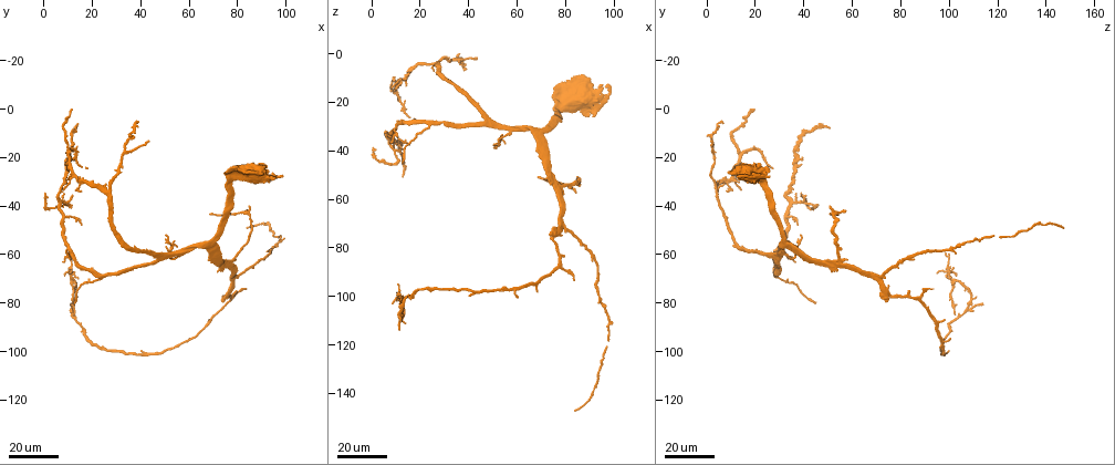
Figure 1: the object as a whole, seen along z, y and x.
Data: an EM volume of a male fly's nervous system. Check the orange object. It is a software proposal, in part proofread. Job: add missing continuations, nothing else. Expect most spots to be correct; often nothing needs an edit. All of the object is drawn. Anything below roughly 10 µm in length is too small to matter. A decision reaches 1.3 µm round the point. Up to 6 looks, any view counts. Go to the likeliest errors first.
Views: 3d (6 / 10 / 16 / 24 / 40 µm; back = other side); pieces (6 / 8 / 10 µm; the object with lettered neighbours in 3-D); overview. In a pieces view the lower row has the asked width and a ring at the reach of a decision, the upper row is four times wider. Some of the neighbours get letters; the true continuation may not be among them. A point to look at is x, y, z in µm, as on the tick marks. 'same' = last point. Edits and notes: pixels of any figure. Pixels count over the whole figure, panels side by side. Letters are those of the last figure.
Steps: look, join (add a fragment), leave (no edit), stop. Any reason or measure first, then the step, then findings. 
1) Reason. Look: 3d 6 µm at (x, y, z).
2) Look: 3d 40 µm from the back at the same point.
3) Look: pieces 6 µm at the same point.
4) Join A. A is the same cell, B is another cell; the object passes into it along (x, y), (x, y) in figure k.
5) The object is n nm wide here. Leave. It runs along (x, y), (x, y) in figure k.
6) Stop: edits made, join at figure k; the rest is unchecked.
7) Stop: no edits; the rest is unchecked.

End of a long branch. Look: 3d 24 µm at (13, 79, 44).

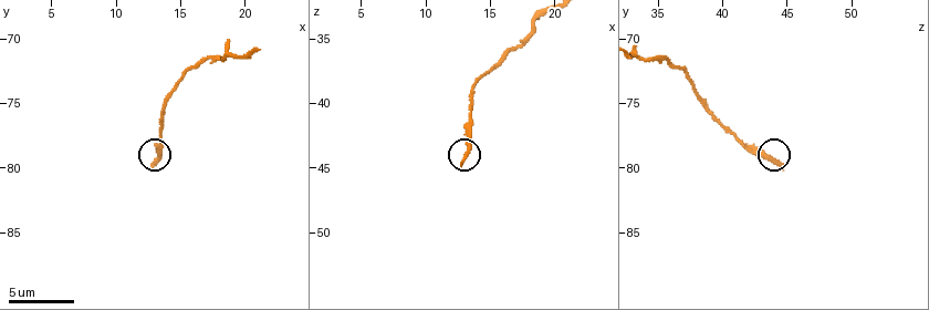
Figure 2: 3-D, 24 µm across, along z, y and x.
Look: pieces 10 µm at (13.0, 80.0, 44.6).

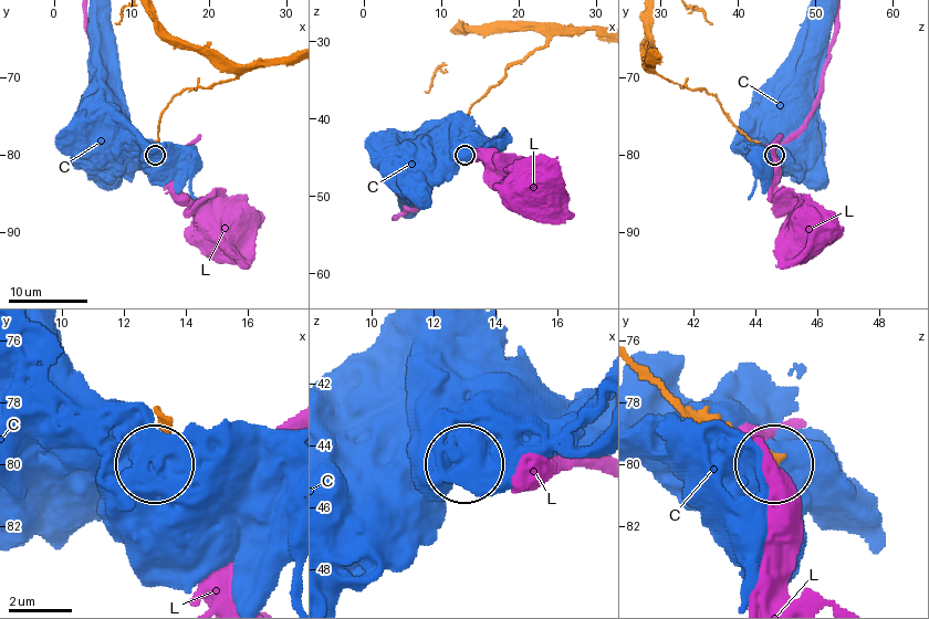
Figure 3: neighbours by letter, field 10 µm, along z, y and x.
Leave. C and L are other cells; no lettered fragment goes on from it.

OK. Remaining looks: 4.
Free end. Look: 3d 40 µm at (13, 8, 50).

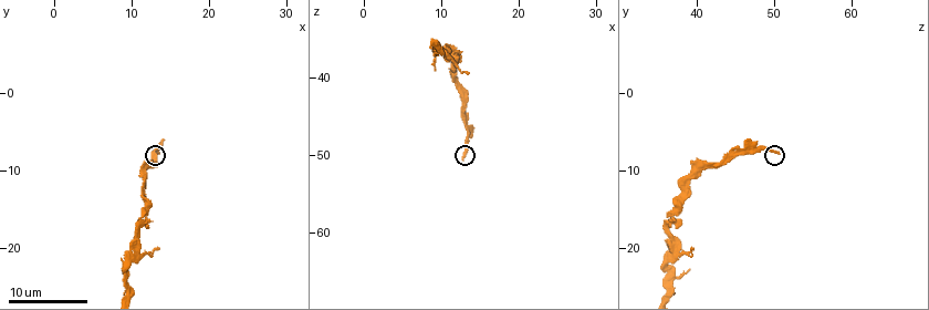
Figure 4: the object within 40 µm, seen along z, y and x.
Look: 3d 6 µm at (13.0, 8.0, 50.5).

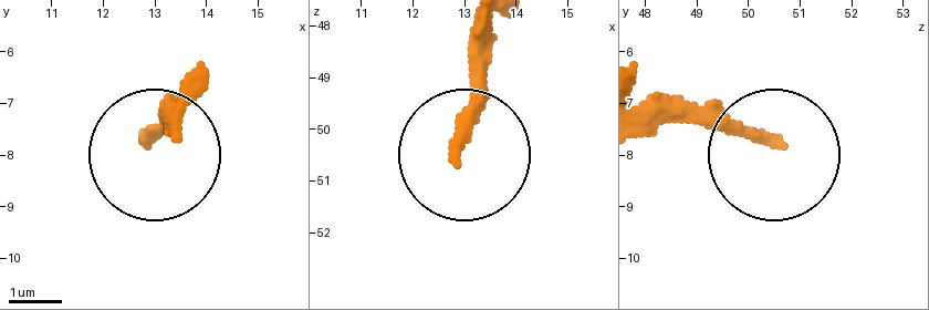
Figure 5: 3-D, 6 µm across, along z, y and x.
Look: pieces 6 µm at (12.80, 7.70, 50.55).

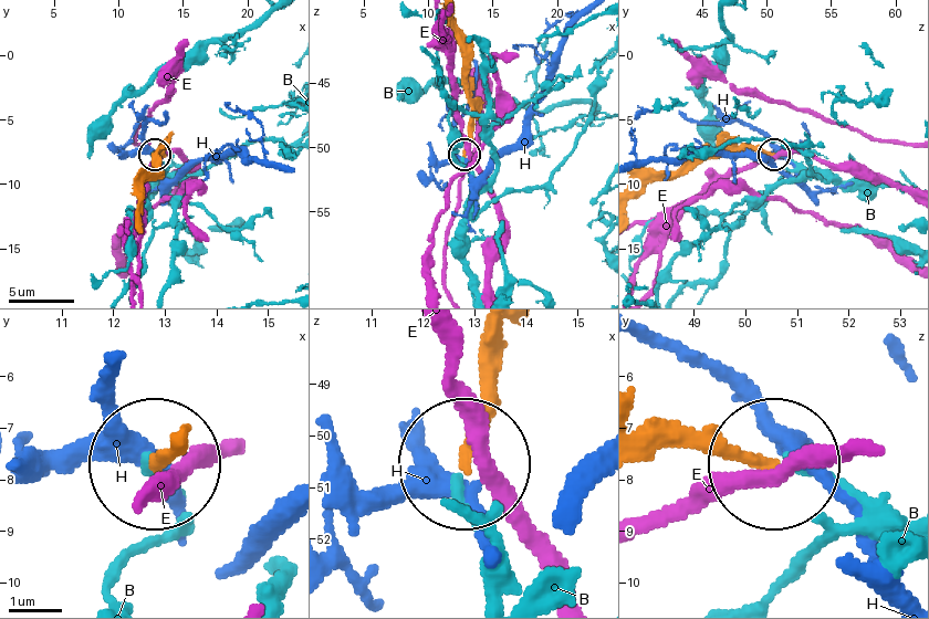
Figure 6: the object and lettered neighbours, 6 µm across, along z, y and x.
The object is 200 nm wide here. Leave. B, E and H are other cells; it runs along (643, 463), (721, 450), (770, 463) in figure 6; none of them fits.

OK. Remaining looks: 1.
Stop: no edits; the rest is unchecked.

